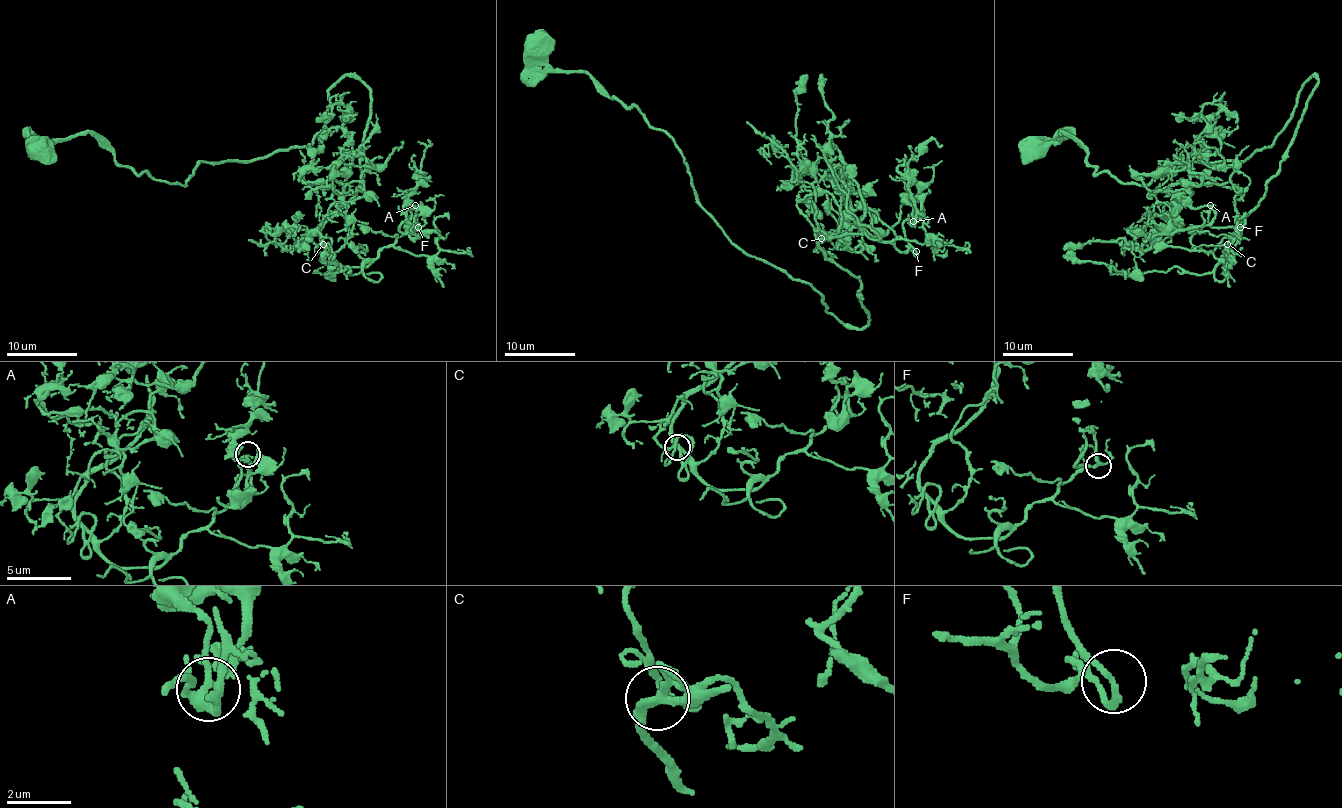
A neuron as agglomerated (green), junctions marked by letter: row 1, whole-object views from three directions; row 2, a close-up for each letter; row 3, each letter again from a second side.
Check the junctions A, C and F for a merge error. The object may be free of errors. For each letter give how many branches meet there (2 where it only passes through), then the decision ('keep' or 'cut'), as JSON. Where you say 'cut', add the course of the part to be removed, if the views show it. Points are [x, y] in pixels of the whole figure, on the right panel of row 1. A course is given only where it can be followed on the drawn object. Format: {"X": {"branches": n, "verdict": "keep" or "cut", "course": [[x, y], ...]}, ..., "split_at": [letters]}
{"A": {"branches": 3, "verdict": "keep"}, "C": {"branches": 2, "verdict": "keep"}, "F": {"branches": 2, "verdict": "keep"}, "split_at": []}

